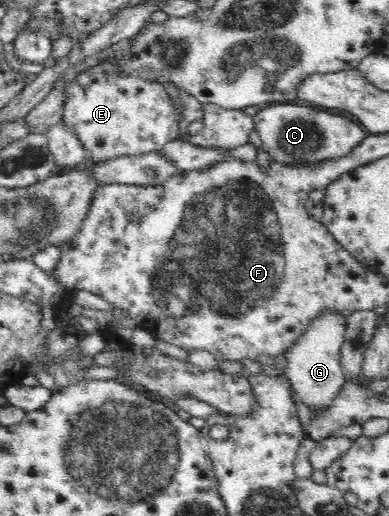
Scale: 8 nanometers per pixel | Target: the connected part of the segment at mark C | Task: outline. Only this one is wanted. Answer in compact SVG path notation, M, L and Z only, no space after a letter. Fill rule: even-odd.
M268 104L267 108L254 114L253 120L262 141L261 148L274 162L294 168L318 166L318 162L344 158L367 138L356 122L298 104Z

